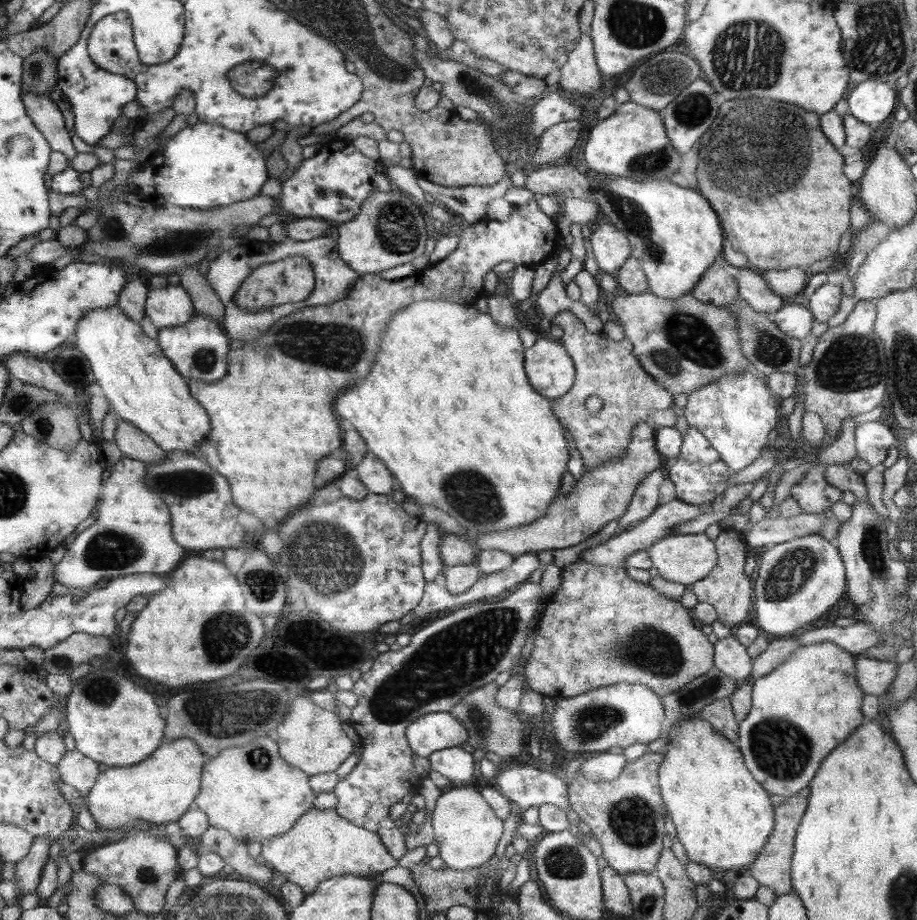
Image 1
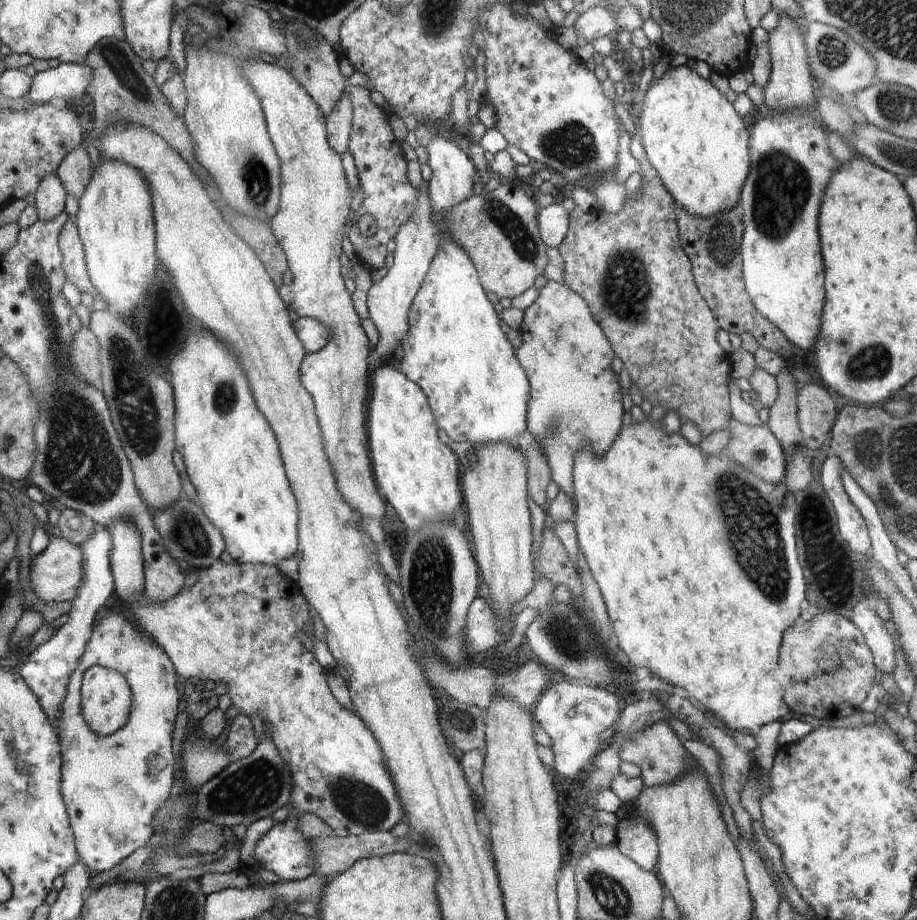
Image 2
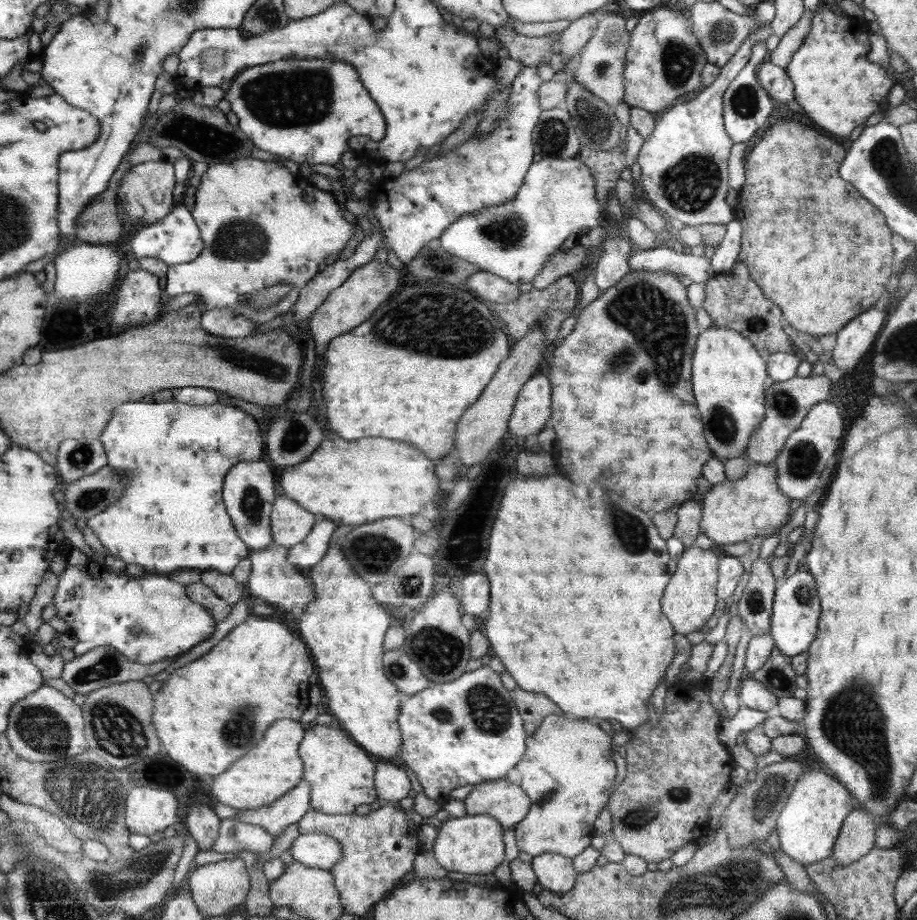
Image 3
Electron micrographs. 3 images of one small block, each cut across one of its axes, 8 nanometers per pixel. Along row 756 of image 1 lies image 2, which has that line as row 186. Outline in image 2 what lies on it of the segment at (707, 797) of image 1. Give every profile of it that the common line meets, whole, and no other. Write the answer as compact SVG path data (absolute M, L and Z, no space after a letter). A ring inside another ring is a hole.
M671 66L661 78L652 78L641 103L638 139L644 146L648 162L658 172L662 185L670 197L690 214L708 218L722 210L730 210L740 201L744 182L750 171L750 135L733 104L720 93L710 79L698 76L688 66Z

